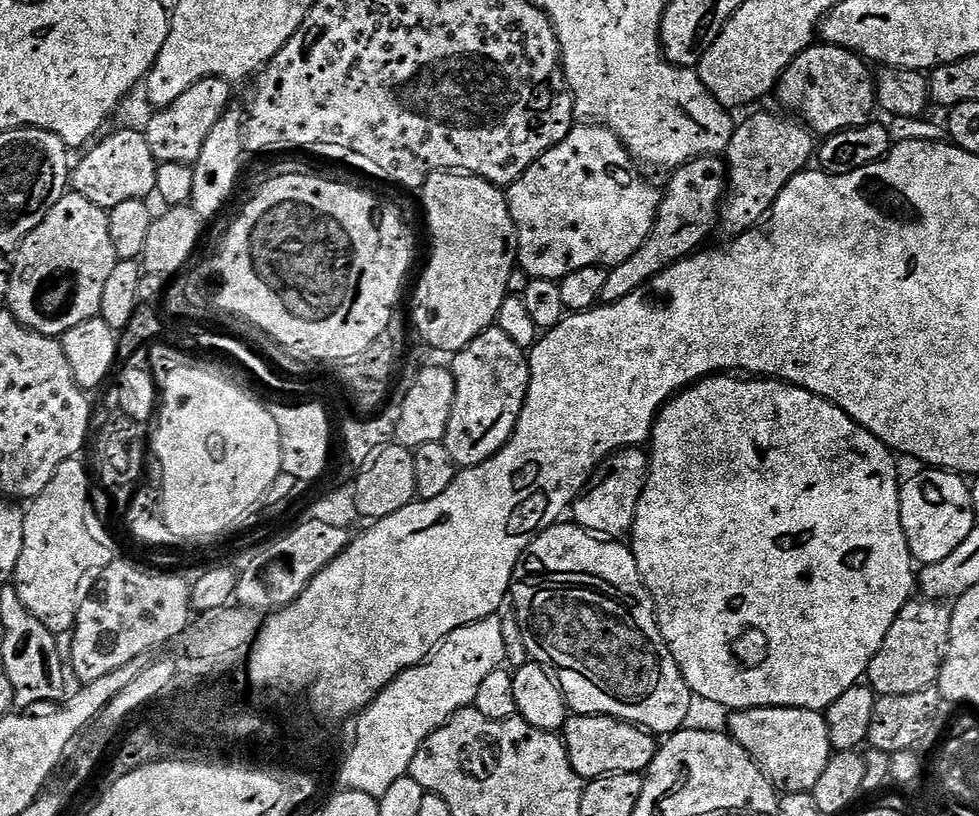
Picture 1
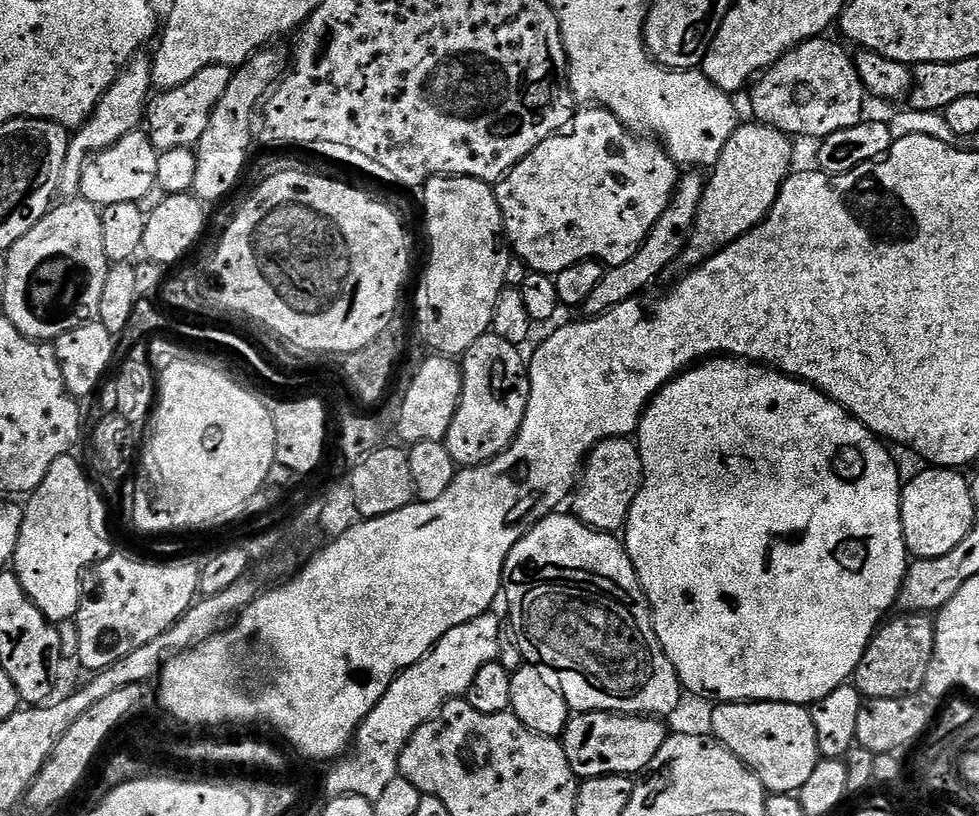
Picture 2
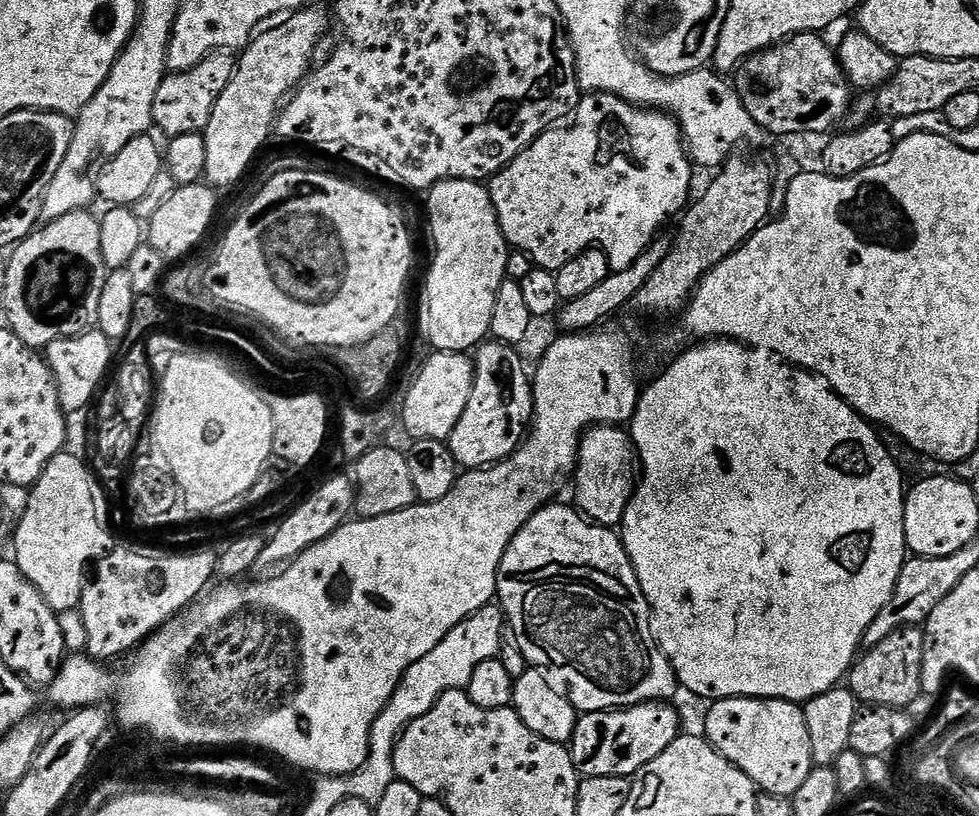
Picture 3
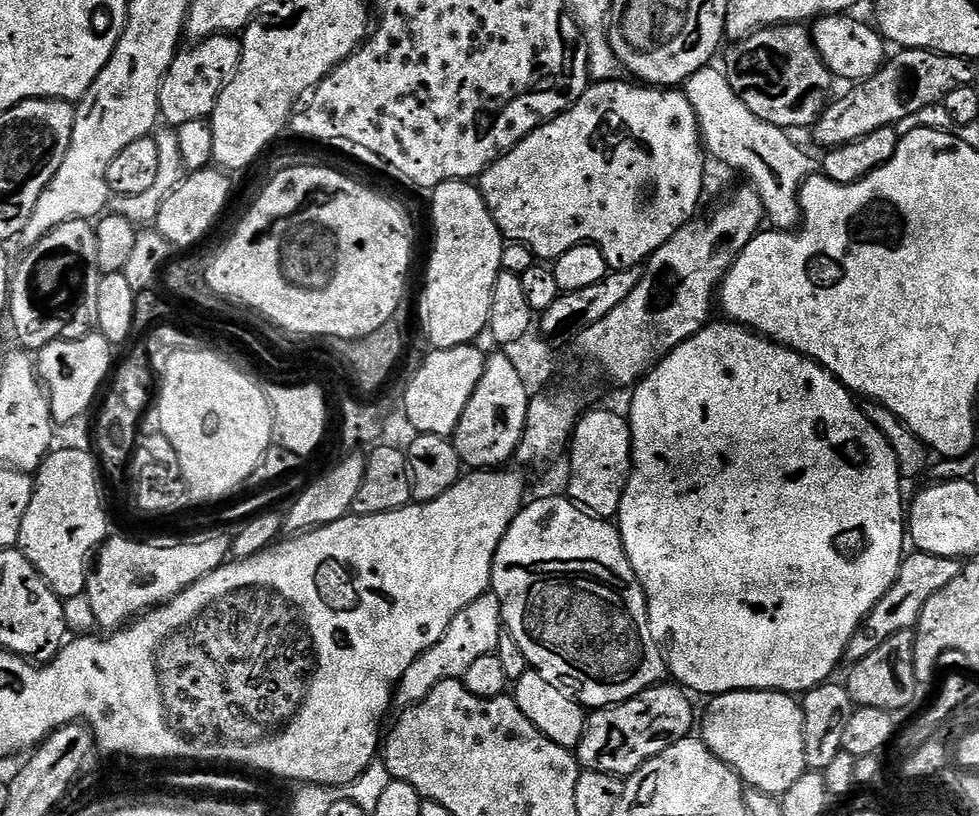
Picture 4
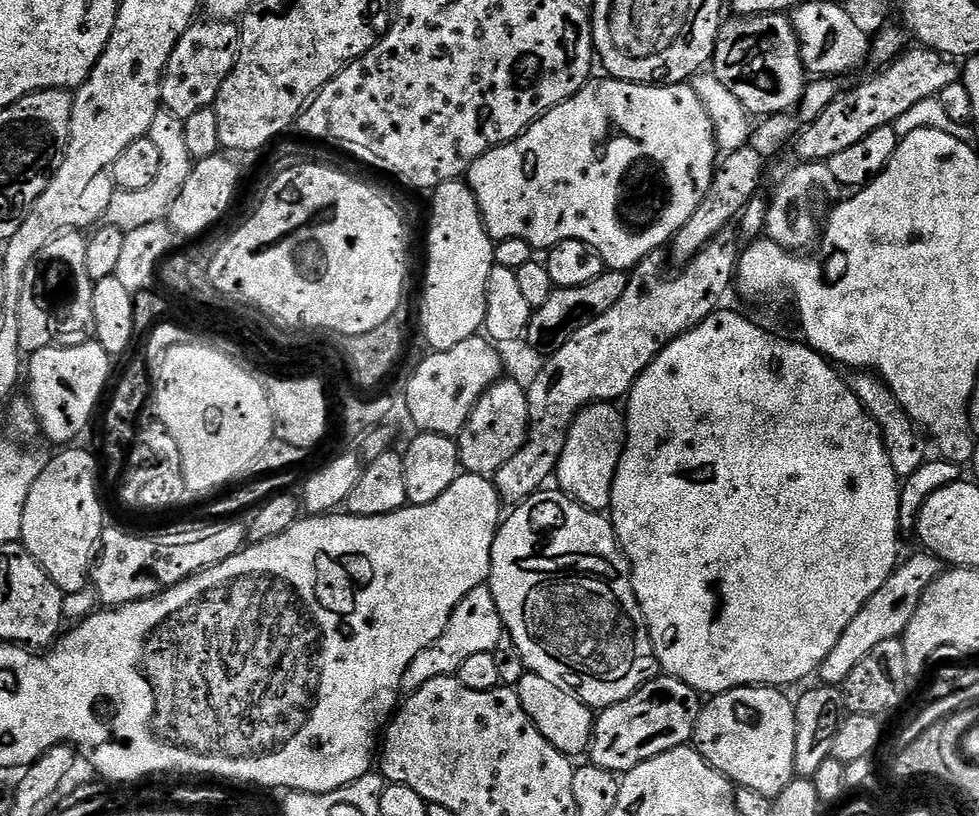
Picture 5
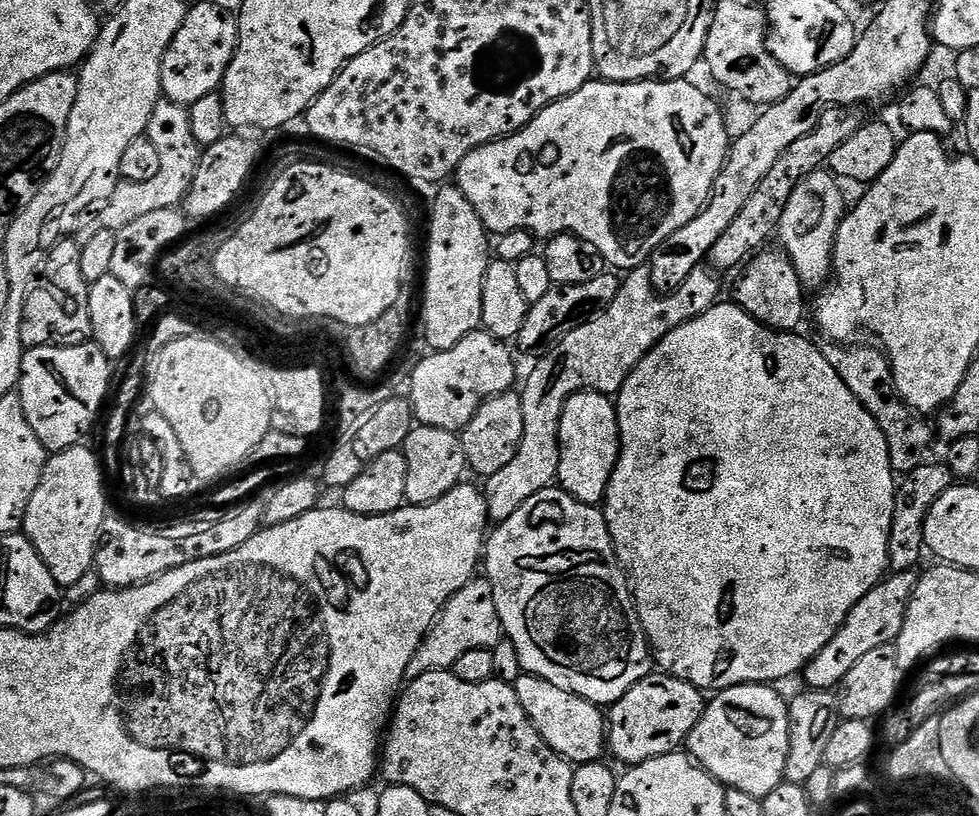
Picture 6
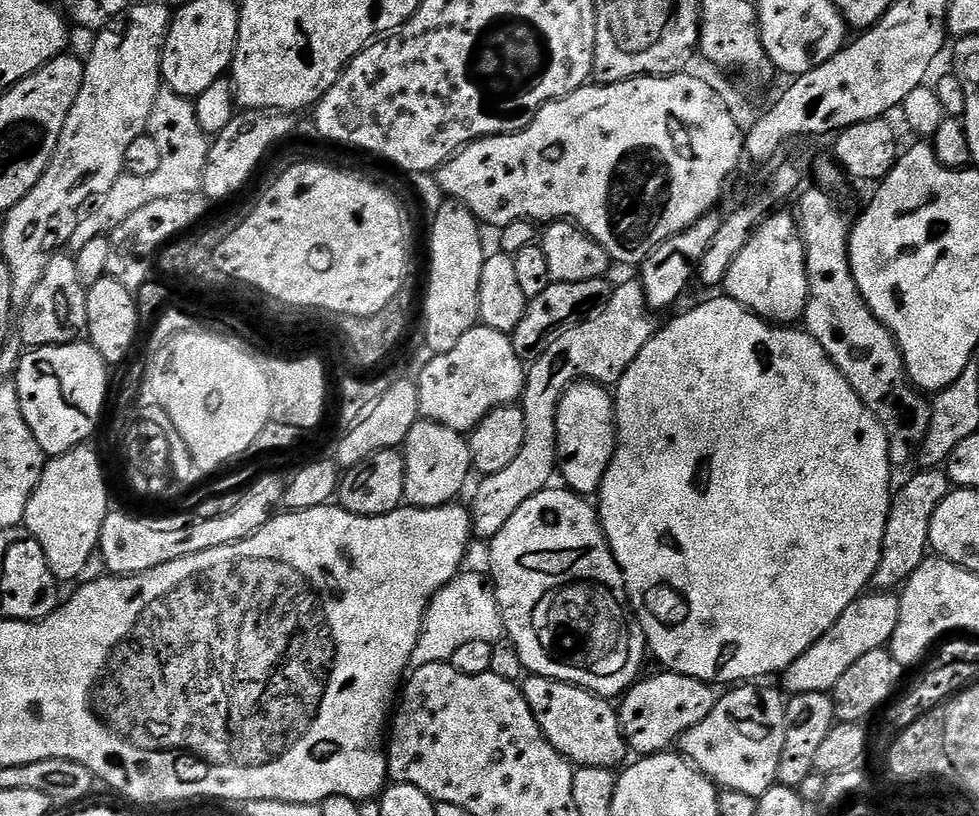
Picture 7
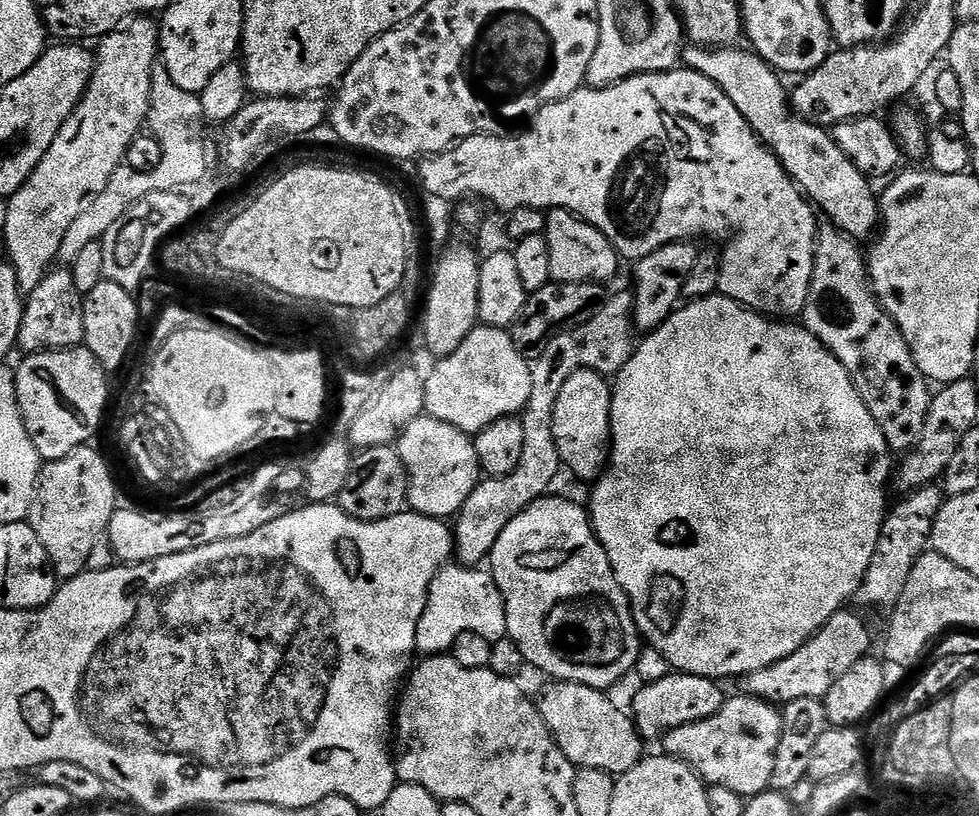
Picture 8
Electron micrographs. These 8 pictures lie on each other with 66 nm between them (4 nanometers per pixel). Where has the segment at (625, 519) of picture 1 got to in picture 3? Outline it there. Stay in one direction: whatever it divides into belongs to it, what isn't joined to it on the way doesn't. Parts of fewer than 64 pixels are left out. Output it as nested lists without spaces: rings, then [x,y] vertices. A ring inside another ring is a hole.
[[[597,424],[589,428],[576,453],[575,480],[575,507],[594,524],[619,525],[638,483],[638,457],[631,435],[615,424]]]

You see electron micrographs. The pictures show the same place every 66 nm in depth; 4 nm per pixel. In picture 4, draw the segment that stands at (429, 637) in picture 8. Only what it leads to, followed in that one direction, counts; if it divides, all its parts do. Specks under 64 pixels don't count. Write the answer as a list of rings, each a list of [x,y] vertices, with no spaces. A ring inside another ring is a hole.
[[[489,590],[482,598],[470,602],[470,606],[466,606],[466,610],[459,612],[454,618],[454,622],[450,622],[446,634],[442,634],[440,641],[434,646],[430,646],[430,650],[421,654],[414,662],[414,666],[410,666],[410,670],[406,670],[406,674],[402,674],[400,683],[394,689],[395,703],[400,704],[401,709],[409,708],[422,698],[426,698],[426,694],[430,694],[430,690],[434,690],[434,686],[438,686],[438,682],[460,680],[466,674],[466,669],[476,659],[495,653],[501,631],[500,603],[495,592]]]

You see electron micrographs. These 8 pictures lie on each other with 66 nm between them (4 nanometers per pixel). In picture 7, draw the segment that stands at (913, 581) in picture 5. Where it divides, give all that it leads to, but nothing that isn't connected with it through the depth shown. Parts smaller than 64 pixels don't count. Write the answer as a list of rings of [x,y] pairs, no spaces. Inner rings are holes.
[[[872,590],[850,602],[842,618],[838,618],[838,622],[834,622],[834,626],[830,626],[830,630],[826,630],[826,634],[822,634],[822,638],[818,638],[818,642],[814,642],[814,646],[810,646],[806,654],[802,654],[802,658],[795,660],[785,670],[782,674],[783,691],[792,696],[815,692],[831,693],[832,688],[838,686],[838,678],[842,678],[842,674],[846,674],[846,670],[850,670],[850,666],[854,666],[858,658],[870,654],[870,650],[891,645],[899,613],[899,595],[888,590]]]

